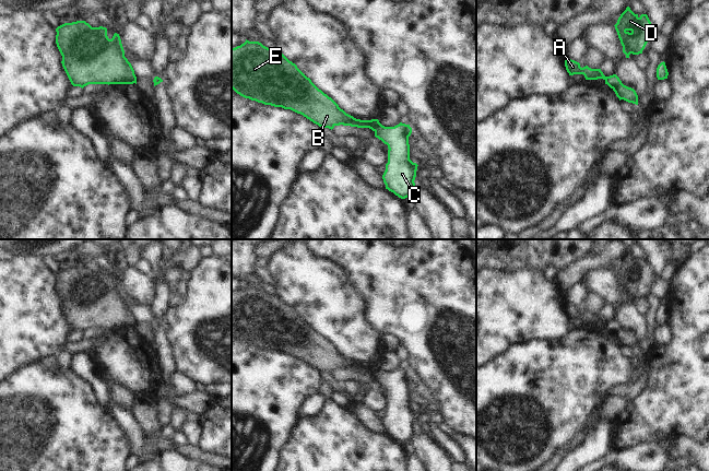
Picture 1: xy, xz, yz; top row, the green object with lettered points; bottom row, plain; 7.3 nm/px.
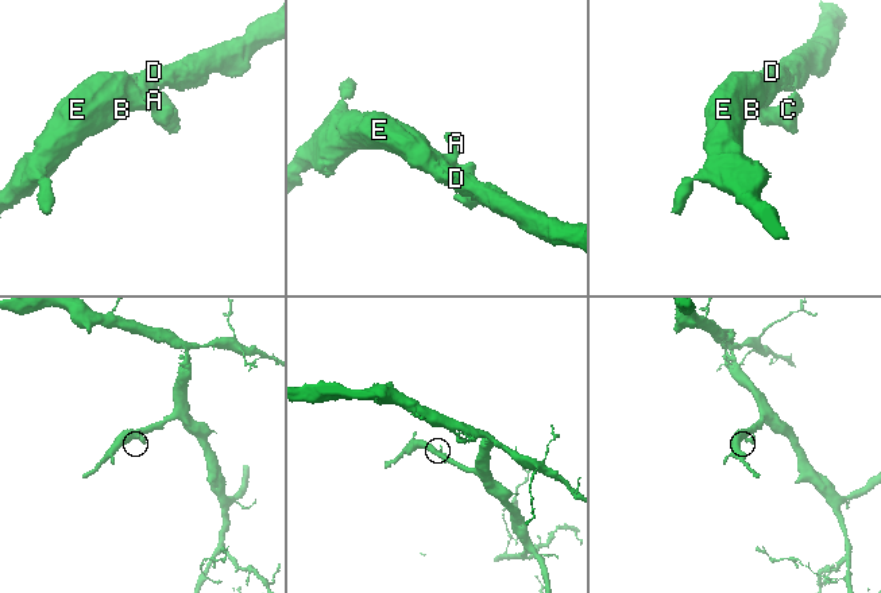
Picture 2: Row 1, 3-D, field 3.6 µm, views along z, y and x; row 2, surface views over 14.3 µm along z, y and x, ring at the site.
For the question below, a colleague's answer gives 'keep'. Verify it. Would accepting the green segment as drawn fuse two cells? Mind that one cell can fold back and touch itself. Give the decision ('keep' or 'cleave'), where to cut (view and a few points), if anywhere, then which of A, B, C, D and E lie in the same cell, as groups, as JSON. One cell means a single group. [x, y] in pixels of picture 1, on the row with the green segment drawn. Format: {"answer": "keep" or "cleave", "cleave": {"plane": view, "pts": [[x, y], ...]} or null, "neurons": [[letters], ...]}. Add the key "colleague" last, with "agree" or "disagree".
{"answer": "cleave", "cleave": {"plane": "xz", "pts": [[380, 124], [374, 130]]}, "neurons": [["A", "B", "D", "E"], ["C"]], "colleague": "disagree"}

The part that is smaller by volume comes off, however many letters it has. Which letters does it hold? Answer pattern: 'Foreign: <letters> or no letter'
Foreign: C

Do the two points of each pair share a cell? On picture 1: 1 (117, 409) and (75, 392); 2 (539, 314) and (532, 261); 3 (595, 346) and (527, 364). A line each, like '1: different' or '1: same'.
1: different
2: different
3: same

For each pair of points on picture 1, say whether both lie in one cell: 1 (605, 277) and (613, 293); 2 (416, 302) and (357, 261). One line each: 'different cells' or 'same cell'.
1: same cell
2: same cell

